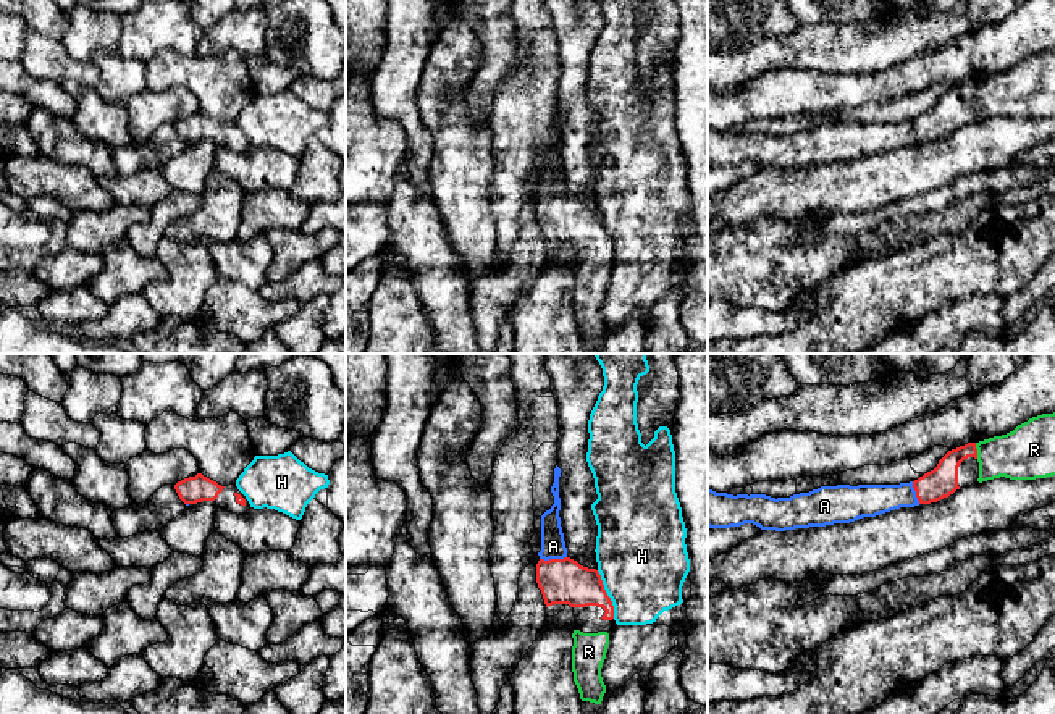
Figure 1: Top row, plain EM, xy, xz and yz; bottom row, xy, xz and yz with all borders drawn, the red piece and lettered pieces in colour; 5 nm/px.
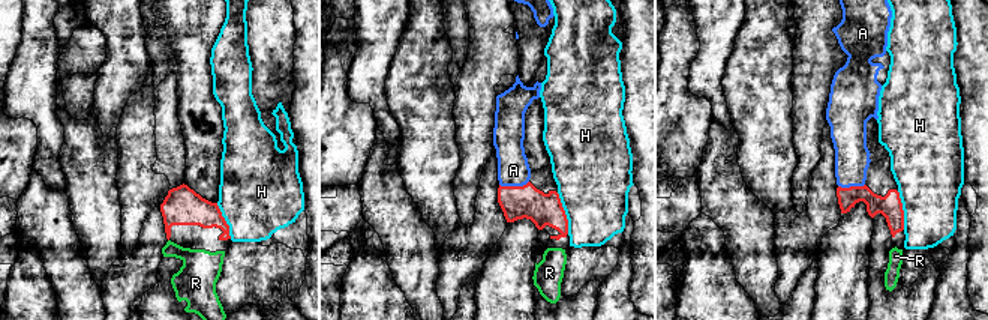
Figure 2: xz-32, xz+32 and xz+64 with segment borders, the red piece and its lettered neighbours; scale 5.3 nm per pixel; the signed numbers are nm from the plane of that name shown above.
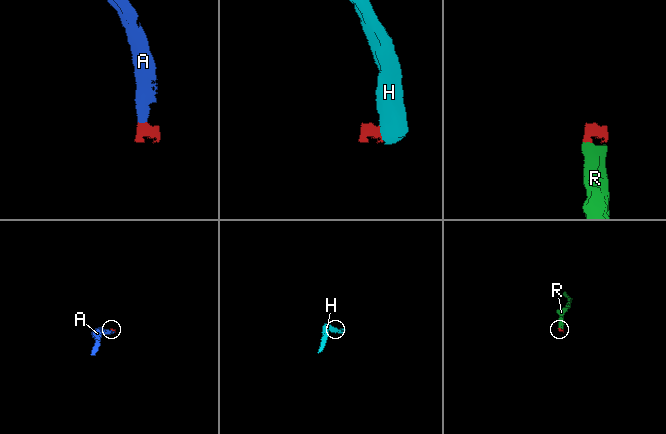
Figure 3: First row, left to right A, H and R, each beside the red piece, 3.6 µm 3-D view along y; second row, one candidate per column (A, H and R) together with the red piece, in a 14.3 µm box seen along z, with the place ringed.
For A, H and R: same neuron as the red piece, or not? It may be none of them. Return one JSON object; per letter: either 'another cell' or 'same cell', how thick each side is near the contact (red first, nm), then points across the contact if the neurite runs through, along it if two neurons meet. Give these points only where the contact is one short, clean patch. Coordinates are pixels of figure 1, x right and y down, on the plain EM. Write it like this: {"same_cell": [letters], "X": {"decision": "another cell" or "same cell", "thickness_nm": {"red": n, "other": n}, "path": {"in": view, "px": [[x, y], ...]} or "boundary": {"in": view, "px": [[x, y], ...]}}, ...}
{"same_cell": ["A", "R"], "A": {"decision": "same cell", "thickness_nm": {"red": 220, "other": 130}, "path": {"in": "xz", "px": [[564, 218], [554, 209], [553, 197], [553, 184]]}}, "H": {"decision": "another cell", "thickness_nm": {"red": 220, "other": 440}, "boundary": {"in": "xz", "px": [[596, 209], [611, 239], [614, 256]]}}, "R": {"decision": "same cell", "thickness_nm": {"red": 150, "other": 260}, "path": {"in": "yz", "px": [[939, 121], [962, 91], [976, 89], [1026, 91]]}}}

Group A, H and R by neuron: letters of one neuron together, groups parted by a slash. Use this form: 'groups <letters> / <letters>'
groups A R / H

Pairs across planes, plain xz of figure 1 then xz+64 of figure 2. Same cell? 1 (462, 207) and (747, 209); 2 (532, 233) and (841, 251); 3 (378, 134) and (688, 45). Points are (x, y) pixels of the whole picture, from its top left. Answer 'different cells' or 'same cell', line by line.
1: different cells
2: different cells
3: same cell

